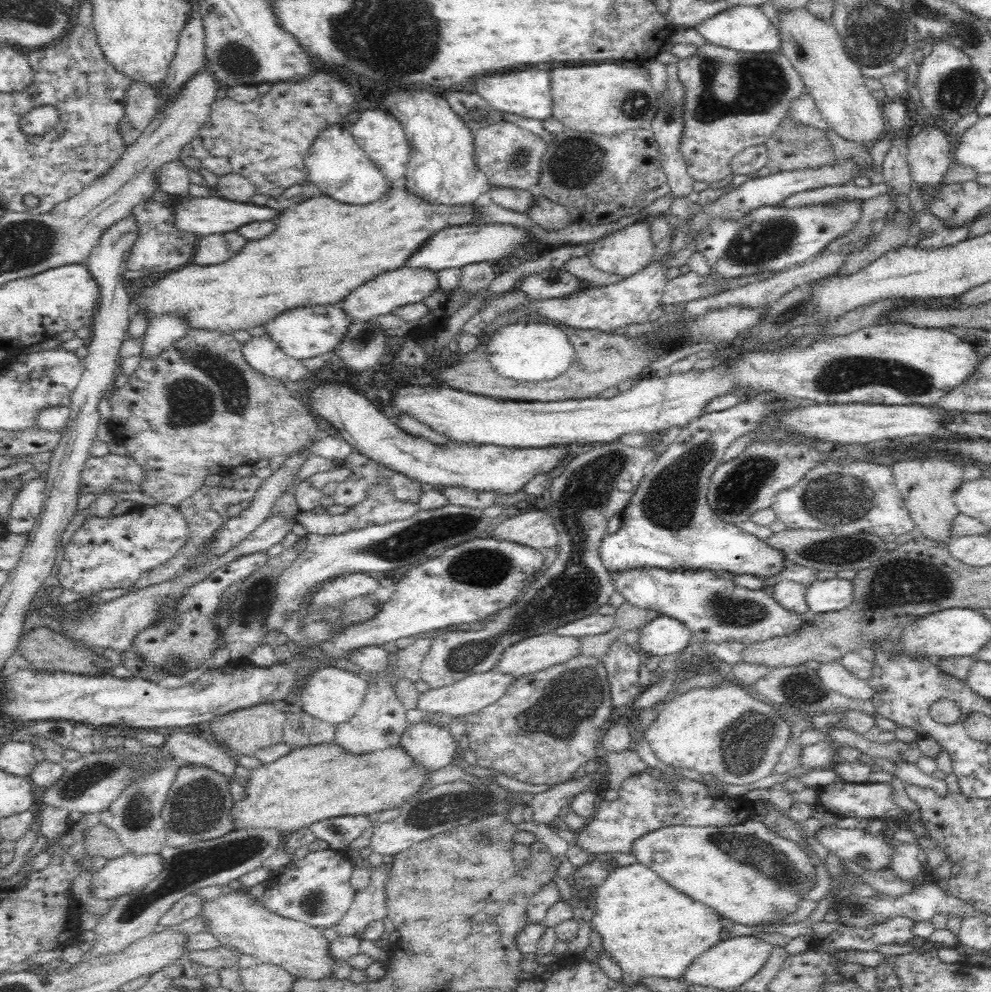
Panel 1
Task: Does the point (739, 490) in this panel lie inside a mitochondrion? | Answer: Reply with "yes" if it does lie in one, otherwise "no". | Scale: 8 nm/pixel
yes

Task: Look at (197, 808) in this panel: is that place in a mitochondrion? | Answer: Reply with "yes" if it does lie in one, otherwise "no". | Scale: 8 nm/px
yes

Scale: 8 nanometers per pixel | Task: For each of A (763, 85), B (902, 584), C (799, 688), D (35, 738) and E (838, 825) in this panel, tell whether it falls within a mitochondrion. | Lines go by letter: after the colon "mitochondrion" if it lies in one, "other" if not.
A: mitochondrion
B: mitochondrion
C: mitochondrion
D: other
E: other

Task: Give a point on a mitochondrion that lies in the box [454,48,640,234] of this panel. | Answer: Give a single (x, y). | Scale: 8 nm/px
(571, 164)

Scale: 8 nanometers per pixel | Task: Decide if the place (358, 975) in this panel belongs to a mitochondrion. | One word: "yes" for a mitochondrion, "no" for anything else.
no

